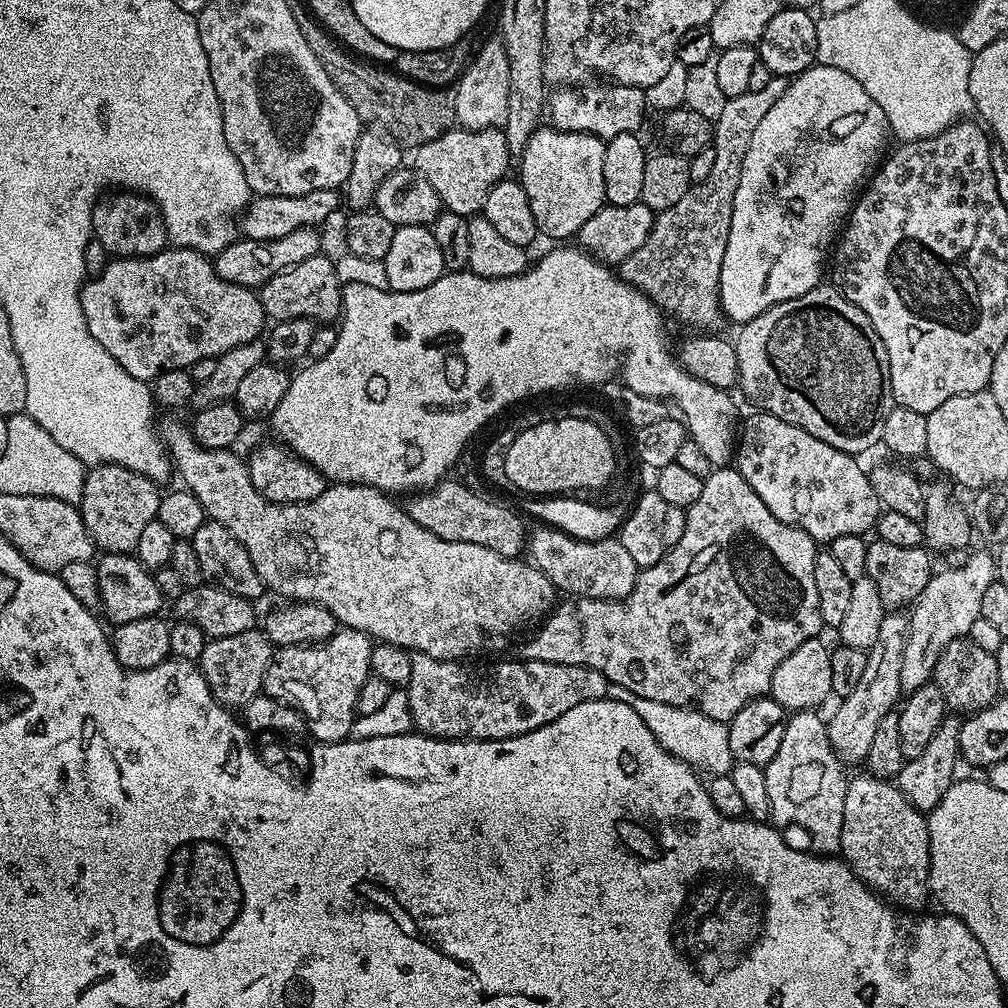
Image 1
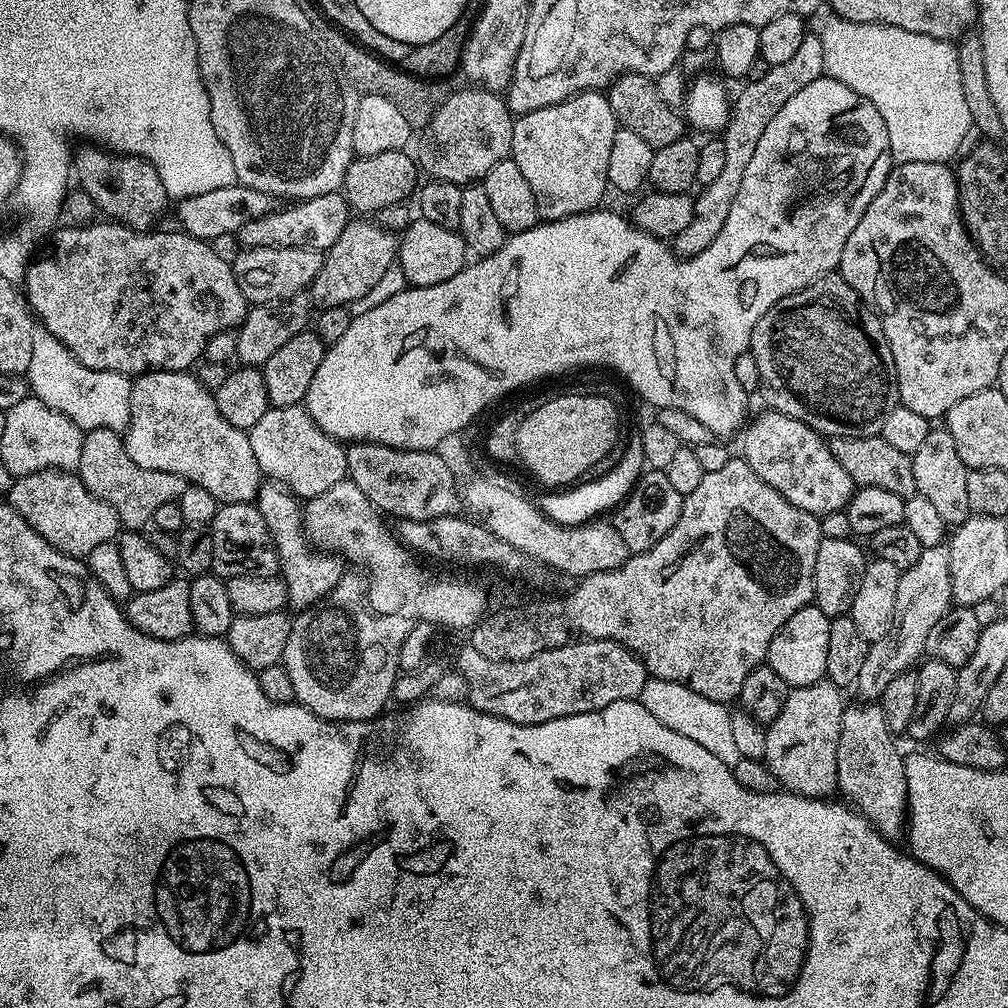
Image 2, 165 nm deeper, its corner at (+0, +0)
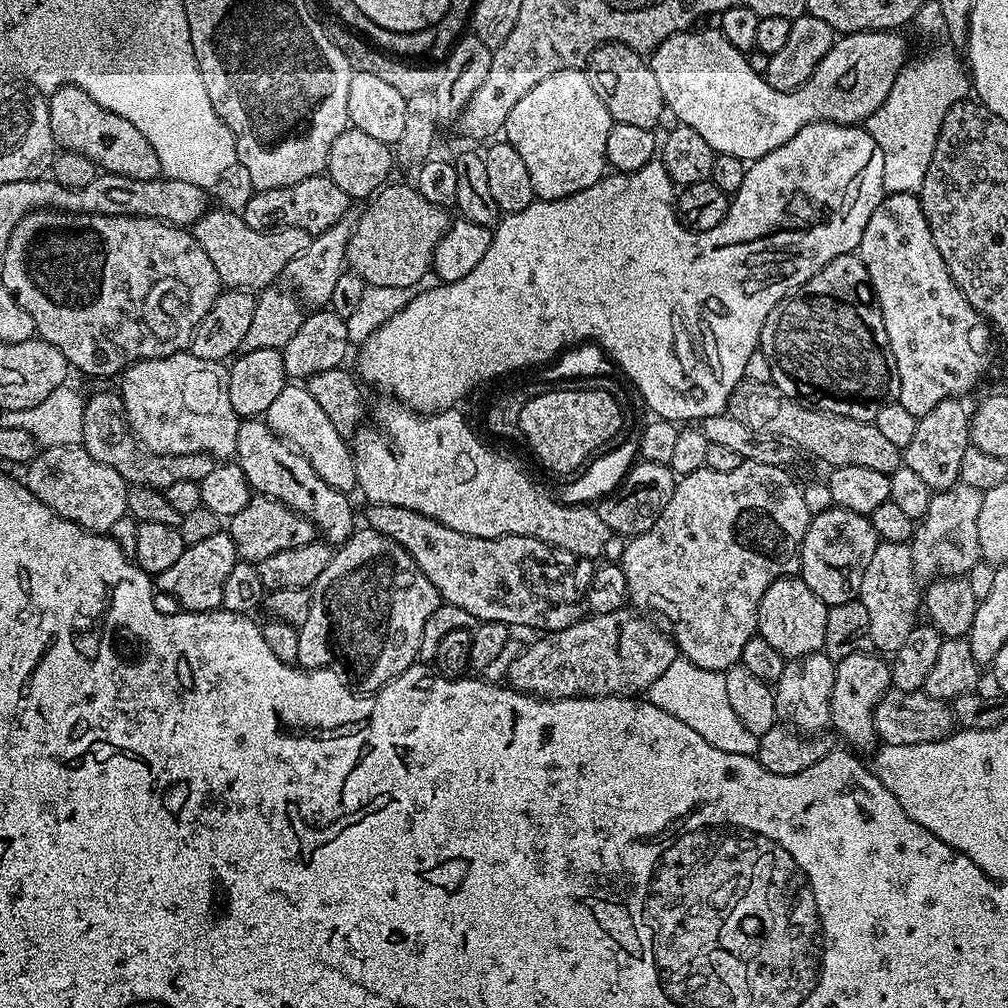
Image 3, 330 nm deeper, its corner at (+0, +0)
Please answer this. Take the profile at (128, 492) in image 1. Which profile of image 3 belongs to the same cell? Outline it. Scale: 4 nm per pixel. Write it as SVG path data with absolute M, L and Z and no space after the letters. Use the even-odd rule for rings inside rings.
M112 390L112 392L96 392L91 397L90 395L84 402L84 421L82 422L82 446L90 454L90 458L94 458L94 462L102 462L102 466L110 466L110 470L118 470L118 474L122 474L122 478L128 481L129 485L140 484L144 488L158 488L163 490L166 486L171 486L174 482L200 482L202 478L207 478L210 470L214 470L218 463L217 457L199 452L198 454L182 454L181 456L158 456L155 452L145 450L138 443L135 436L132 435L132 429L128 426L128 418L124 414L124 399L121 398L119 391Z

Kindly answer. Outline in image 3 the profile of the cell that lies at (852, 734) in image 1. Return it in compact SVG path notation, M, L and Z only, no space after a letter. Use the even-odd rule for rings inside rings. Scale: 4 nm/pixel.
M959 482L953 488L937 492L931 497L929 508L923 519L915 525L910 541L917 581L931 582L946 576L967 577L970 569L982 559L978 546L978 510L982 510L983 497L984 493L979 492L974 486L966 486Z

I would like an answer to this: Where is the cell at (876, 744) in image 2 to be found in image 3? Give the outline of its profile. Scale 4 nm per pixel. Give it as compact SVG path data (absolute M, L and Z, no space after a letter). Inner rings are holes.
M875 651L850 654L836 661L834 690L830 690L831 727L840 731L840 736L849 744L845 744L849 749L860 750L856 748L868 747L871 749L877 743L874 710L891 687L892 670L889 661Z

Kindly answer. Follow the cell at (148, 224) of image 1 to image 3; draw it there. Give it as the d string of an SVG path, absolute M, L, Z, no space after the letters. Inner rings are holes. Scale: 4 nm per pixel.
M62 86L57 92L51 93L47 101L50 110L50 134L54 134L57 149L82 154L86 159L95 162L97 169L110 174L122 174L122 178L154 180L161 175L158 154L154 154L154 146L146 142L146 134L139 132L131 122L126 122L126 118L118 118L118 114L98 106L98 102L94 102L94 98L90 98L78 86Z

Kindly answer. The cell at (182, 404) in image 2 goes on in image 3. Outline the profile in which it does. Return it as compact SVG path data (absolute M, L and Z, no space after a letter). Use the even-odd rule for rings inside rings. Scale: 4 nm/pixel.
M185 350L166 358L140 360L124 369L118 383L128 426L147 451L158 456L205 452L217 458L235 453L241 417L230 406L228 368L221 361L198 358Z

